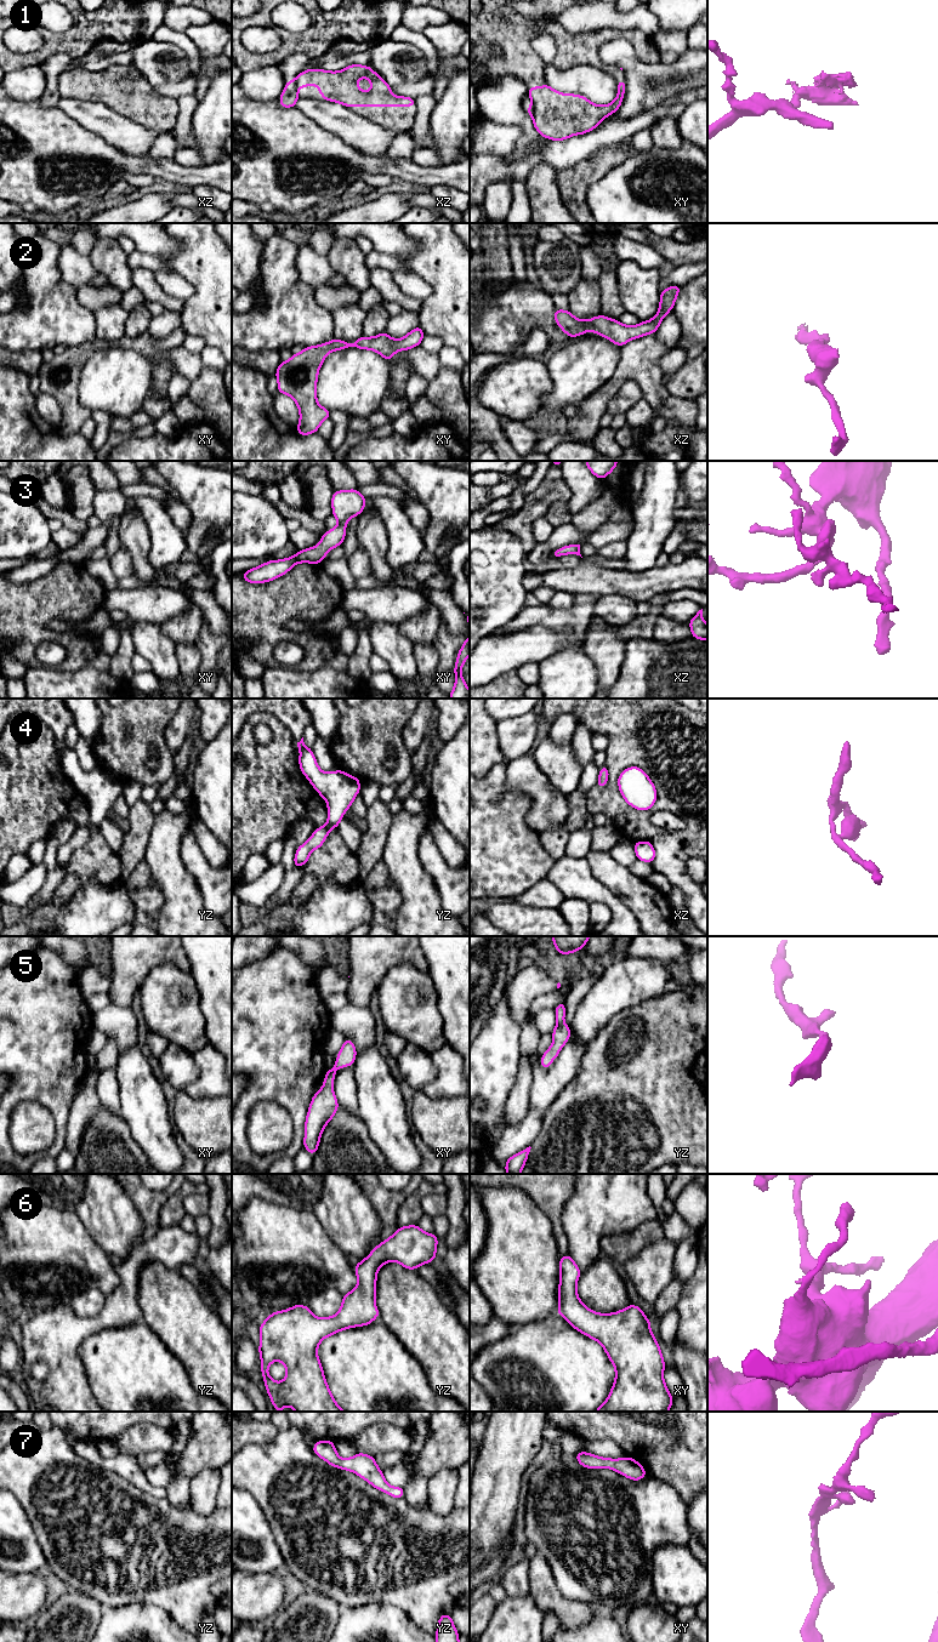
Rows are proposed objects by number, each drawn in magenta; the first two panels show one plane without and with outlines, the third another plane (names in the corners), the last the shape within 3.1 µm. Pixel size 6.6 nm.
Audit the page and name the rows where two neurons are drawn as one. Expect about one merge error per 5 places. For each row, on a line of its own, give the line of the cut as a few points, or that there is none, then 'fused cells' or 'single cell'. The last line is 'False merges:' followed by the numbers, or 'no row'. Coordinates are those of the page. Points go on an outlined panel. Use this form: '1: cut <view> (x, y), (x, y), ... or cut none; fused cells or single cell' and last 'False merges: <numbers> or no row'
1: cut xz (294, 83), (296, 91); fused cells
2: cut none; single cell
3: cut none; single cell
4: cut none; single cell
5: cut none; single cell
6: cut none; single cell
7: cut none; single cell
False merges: 1

